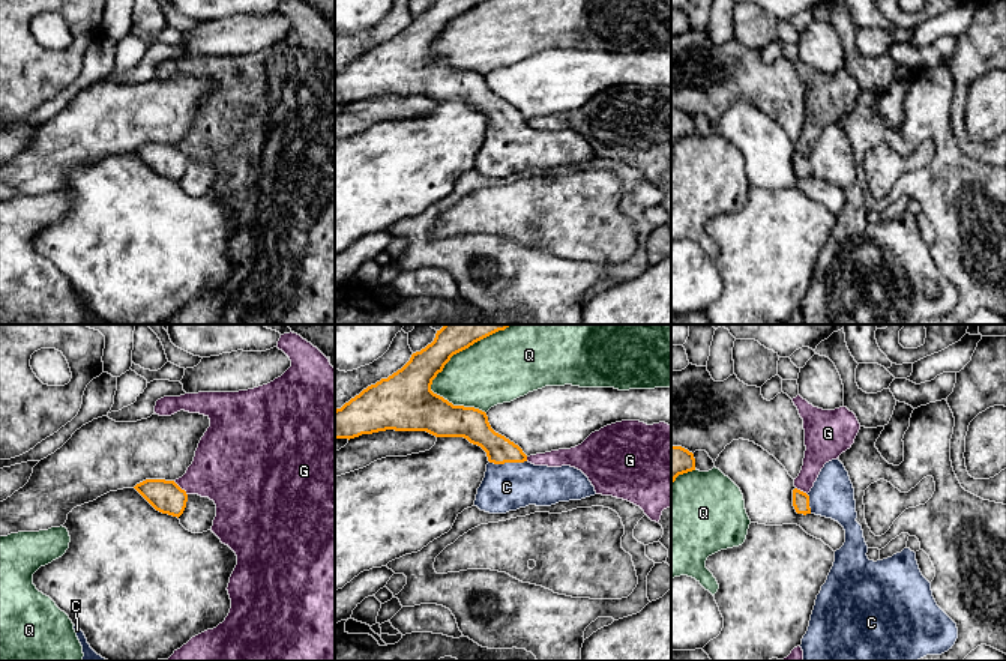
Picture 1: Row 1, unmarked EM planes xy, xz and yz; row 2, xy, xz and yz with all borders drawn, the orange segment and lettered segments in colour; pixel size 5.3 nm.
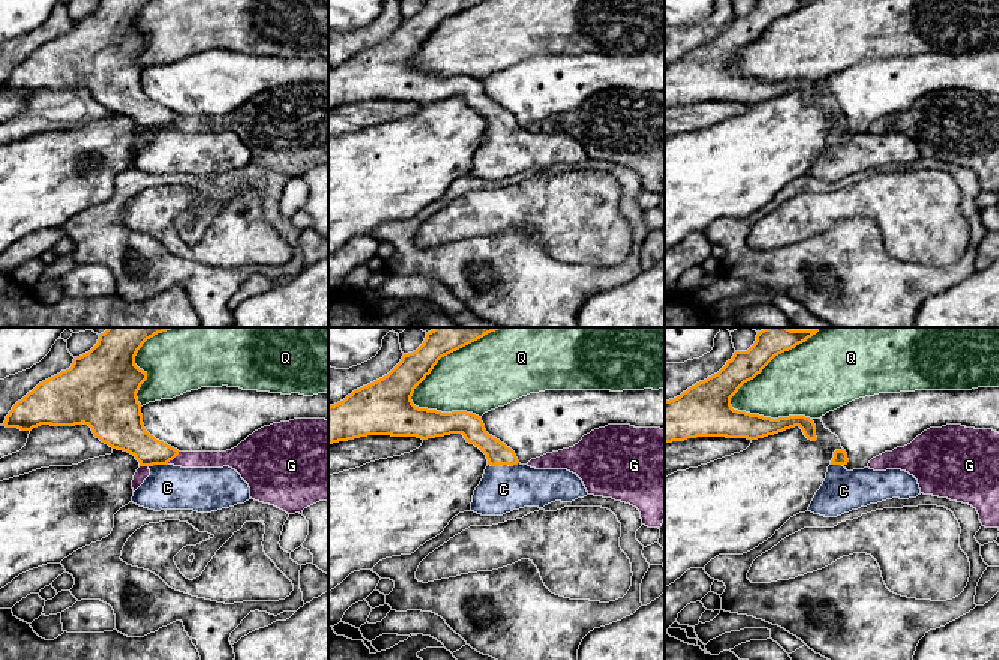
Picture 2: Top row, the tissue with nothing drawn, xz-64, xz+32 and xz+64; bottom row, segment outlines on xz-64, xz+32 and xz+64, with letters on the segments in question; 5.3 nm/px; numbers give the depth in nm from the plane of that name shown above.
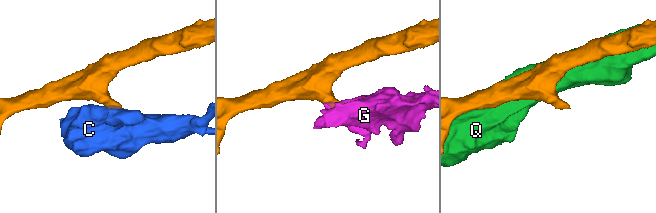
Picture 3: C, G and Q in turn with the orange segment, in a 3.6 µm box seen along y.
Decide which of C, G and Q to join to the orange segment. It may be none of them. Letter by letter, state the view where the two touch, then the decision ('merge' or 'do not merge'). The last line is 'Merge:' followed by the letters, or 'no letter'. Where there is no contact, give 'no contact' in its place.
C: xz | merge
G: xy | do not merge
Q: xz | do not merge
Merge: C

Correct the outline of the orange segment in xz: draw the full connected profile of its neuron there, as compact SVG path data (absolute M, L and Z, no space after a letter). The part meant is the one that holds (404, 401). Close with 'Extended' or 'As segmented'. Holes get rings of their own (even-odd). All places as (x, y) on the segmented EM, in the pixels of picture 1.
M444 324L437 330L434 341L413 353L401 370L368 386L335 410L335 439L350 440L386 430L426 431L435 437L464 437L486 452L489 463L477 488L474 506L489 514L506 514L529 505L551 506L595 496L595 487L581 470L571 466L548 467L529 463L518 445L491 428L485 412L453 406L431 391L432 380L453 355L509 326L512 324Z. Extended

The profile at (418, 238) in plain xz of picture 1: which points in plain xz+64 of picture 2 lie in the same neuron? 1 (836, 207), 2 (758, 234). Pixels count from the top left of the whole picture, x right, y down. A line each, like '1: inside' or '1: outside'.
1: outside
2: outside

